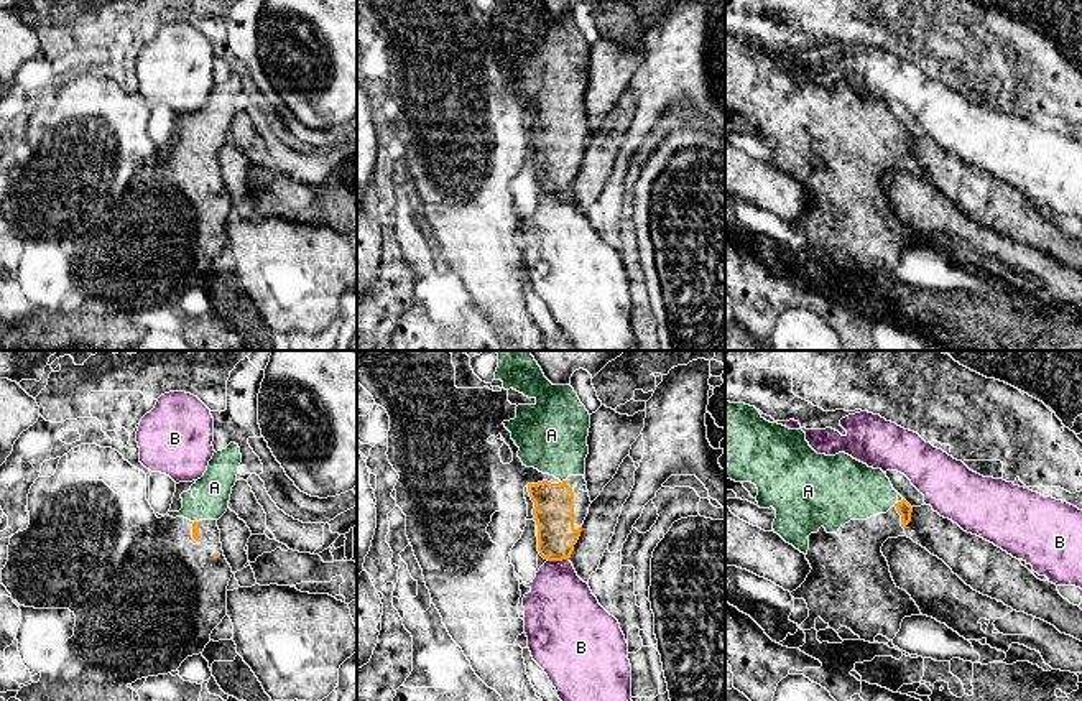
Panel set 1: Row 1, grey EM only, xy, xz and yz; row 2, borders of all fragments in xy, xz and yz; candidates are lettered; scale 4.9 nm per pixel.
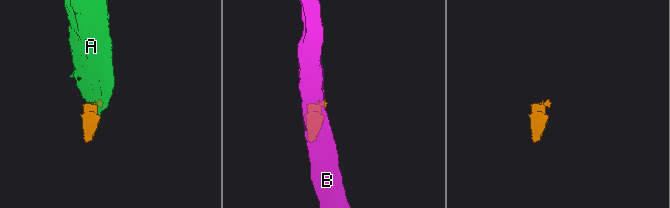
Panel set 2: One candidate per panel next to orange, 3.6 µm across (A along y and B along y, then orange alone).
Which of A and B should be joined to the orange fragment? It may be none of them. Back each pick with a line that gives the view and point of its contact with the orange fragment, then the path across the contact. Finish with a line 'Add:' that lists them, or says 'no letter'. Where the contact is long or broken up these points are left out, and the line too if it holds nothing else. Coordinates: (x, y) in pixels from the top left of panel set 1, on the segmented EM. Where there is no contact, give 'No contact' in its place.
A: Touches orange at xz (563, 481)
Add: A

